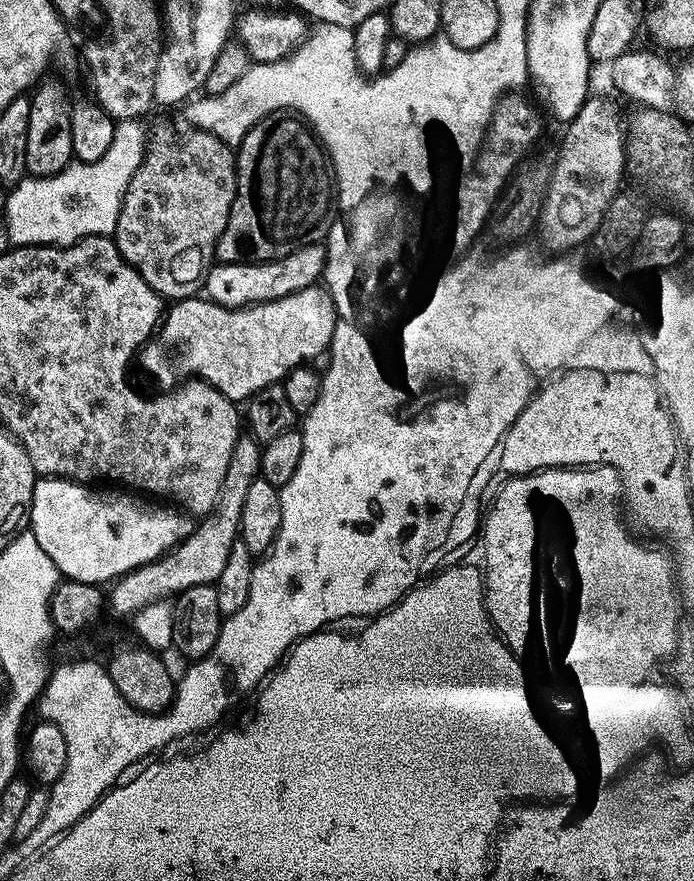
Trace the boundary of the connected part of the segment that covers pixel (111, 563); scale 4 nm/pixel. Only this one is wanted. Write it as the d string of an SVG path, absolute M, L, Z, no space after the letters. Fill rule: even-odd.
M40 478L36 481L36 489L34 490L34 502L32 503L32 515L30 517L30 530L38 538L38 546L42 546L42 550L46 550L46 554L50 554L50 562L54 562L54 566L58 566L61 577L67 578L69 581L78 584L95 584L97 586L111 585L113 582L125 577L129 572L133 572L145 564L152 564L161 557L166 557L170 552L177 549L184 541L193 534L194 520L193 517L185 514L183 511L177 510L172 506L160 506L164 508L151 508L148 504L139 504L137 497L132 494L124 494L128 496L115 496L112 492L96 492L95 487L87 484L75 484L73 480L57 480L55 478Z

